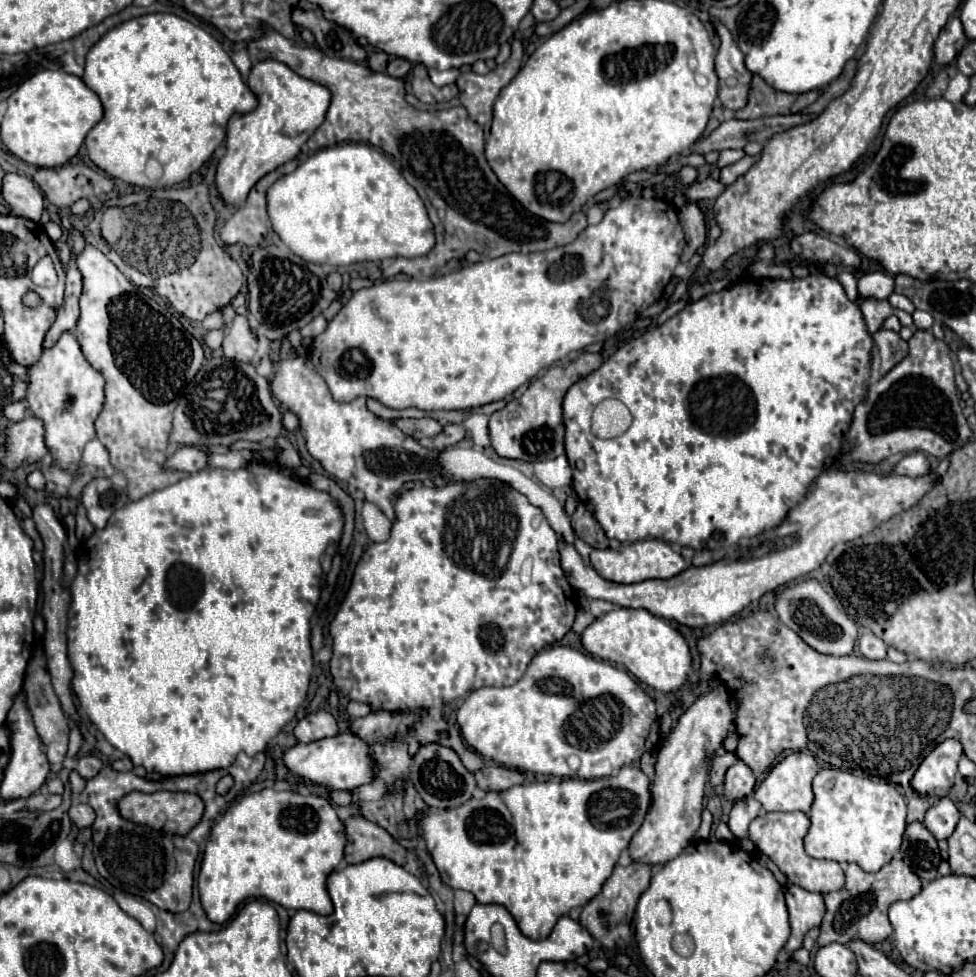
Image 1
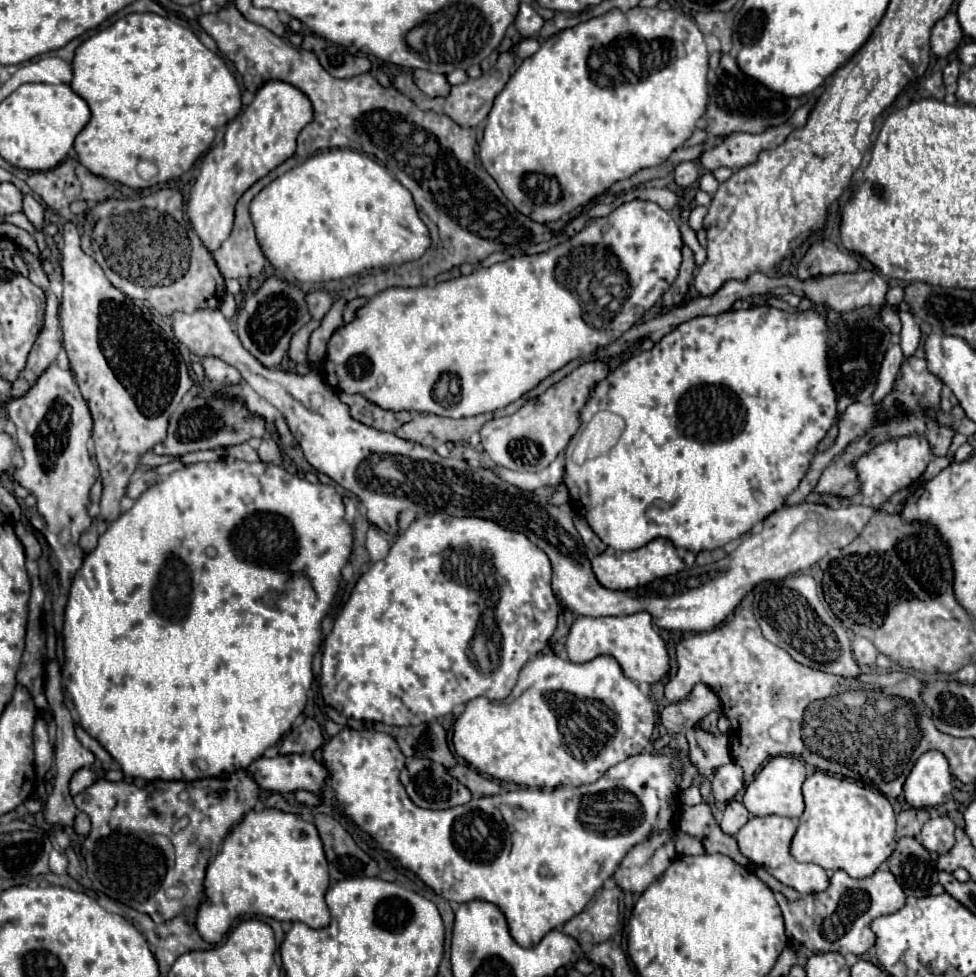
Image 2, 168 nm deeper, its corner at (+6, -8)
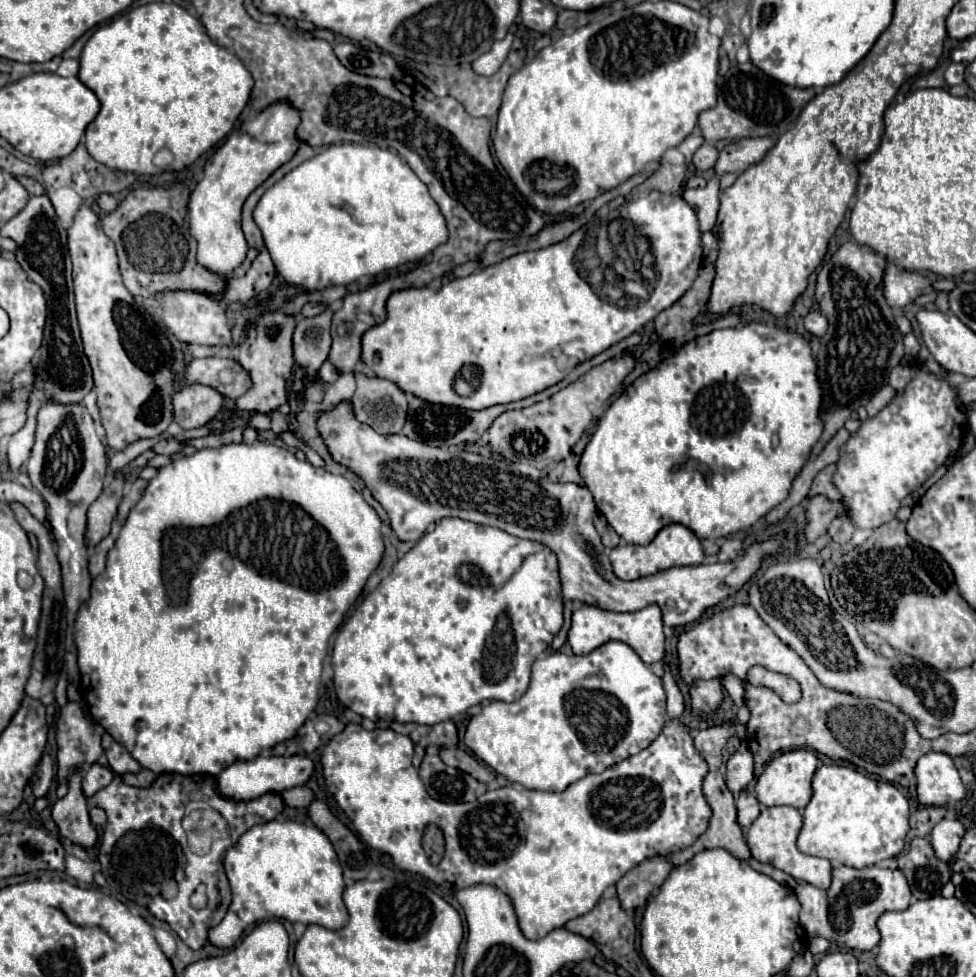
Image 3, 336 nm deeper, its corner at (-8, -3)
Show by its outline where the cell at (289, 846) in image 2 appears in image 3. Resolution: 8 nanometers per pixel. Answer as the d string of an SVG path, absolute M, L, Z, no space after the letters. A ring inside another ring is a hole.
M273 820L273 822L259 824L255 828L249 828L237 840L237 844L227 850L223 864L225 864L225 872L227 872L231 892L233 892L233 900L221 924L209 932L209 942L217 948L231 948L249 926L253 926L255 922L271 920L271 918L301 922L305 926L319 924L319 926L325 926L327 930L339 930L347 924L347 910L341 898L343 888L345 888L343 870L331 842L315 826Z

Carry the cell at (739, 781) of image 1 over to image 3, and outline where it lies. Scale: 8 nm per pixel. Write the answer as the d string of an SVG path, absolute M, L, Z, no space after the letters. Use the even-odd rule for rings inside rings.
M741 744L735 750L735 754L727 760L725 782L727 788L737 796L751 780L753 780L753 756L751 750L745 744Z

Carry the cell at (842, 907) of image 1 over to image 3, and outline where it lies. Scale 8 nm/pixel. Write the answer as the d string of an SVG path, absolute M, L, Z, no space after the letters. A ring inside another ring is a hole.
M837 866L833 868L831 886L827 890L819 890L807 882L801 882L795 888L795 894L801 904L799 920L809 936L823 936L837 946L847 946L853 950L875 948L881 940L875 926L877 918L887 910L905 910L911 900L911 890L903 872L877 866L859 870L849 866Z

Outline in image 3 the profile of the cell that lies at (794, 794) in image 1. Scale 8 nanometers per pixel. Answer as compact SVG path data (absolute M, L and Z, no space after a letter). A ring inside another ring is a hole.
M791 750L775 756L763 770L763 774L757 778L757 800L763 806L793 806L793 808L805 808L811 800L811 778L817 768L817 756L811 750Z

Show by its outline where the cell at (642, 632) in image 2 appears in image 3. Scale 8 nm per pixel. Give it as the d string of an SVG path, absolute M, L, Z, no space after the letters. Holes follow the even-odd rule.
M583 604L581 608L573 610L571 630L567 636L567 642L573 650L573 654L589 654L609 640L619 640L619 642L629 644L645 664L663 660L663 656L665 656L665 634L663 634L663 620L661 620L659 606L649 604L643 610L623 612L623 614L601 610L601 608L591 606L591 604Z

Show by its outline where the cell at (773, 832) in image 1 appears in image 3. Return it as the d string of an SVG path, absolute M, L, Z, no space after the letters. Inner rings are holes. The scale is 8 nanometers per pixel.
M791 806L761 808L759 818L747 830L747 846L751 850L751 856L759 862L771 864L771 866L787 872L795 880L803 880L817 888L827 890L831 884L831 864L823 858L815 858L815 856L807 856L807 854L799 852L797 834L799 834L801 826L803 826L803 816L797 808L791 808Z

